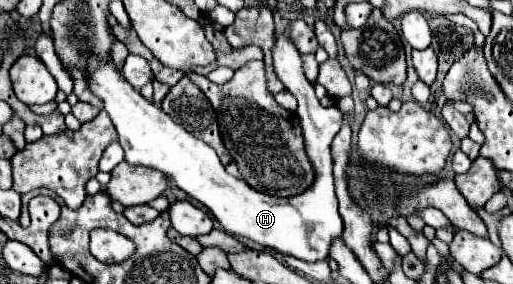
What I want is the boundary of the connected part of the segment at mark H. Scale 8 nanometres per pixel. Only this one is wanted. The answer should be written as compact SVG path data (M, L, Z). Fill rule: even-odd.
M286 33L276 37L276 45L274 45L274 71L278 75L278 79L284 83L284 87L298 99L298 117L300 117L300 127L302 127L302 137L304 137L304 145L306 145L306 153L308 159L314 167L314 181L312 185L294 195L294 197L272 197L272 195L264 195L254 191L250 185L246 185L246 181L236 179L232 175L228 175L224 171L224 165L220 163L218 155L214 153L214 149L210 145L206 145L204 141L196 139L194 135L190 135L182 125L174 123L160 107L156 107L152 101L144 99L122 75L122 71L116 67L116 63L112 59L102 59L100 55L90 55L84 67L86 73L86 83L92 95L96 95L102 105L104 111L110 115L116 131L118 131L118 141L126 153L126 161L130 165L142 165L142 167L150 167L156 169L160 173L164 173L176 187L180 187L184 193L188 193L192 199L200 201L214 217L216 221L222 225L222 229L234 237L244 237L254 241L256 245L270 249L274 253L282 253L282 255L290 255L308 263L314 261L324 261L330 253L330 245L336 237L342 235L342 219L338 213L338 201L334 195L334 181L332 181L332 153L330 153L330 145L334 135L340 131L342 125L342 111L338 107L322 107L318 103L318 97L314 95L314 87L312 83L306 81L304 73L302 73L302 61L300 61L300 53L298 49L294 49L292 41L286 37Z

